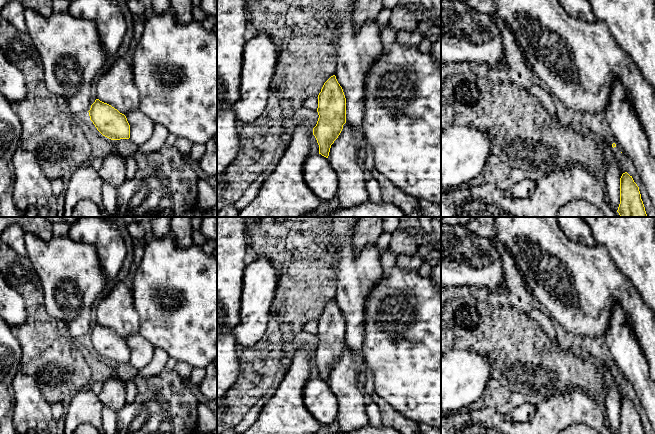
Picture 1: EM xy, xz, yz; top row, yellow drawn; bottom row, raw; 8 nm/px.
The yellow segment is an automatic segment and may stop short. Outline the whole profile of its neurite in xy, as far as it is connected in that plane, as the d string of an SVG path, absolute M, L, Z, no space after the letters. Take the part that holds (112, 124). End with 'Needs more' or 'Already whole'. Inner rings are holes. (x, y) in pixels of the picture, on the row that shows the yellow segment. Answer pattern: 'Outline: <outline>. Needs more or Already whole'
Outline: M96 99L88 112L90 120L103 136L111 140L130 138L126 116L111 105Z. Already whole

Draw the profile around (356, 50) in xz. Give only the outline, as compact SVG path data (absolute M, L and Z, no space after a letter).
M355 3L342 12L341 21L334 29L333 42L337 51L337 66L335 76L343 89L346 98L346 122L348 122L355 130L362 133L362 138L365 140L365 134L363 130L363 122L365 117L364 106L364 79L370 69L374 60L376 60L382 53L383 45L380 39L380 32L377 26L376 20L364 22L356 31L353 23L353 15L355 11Z

